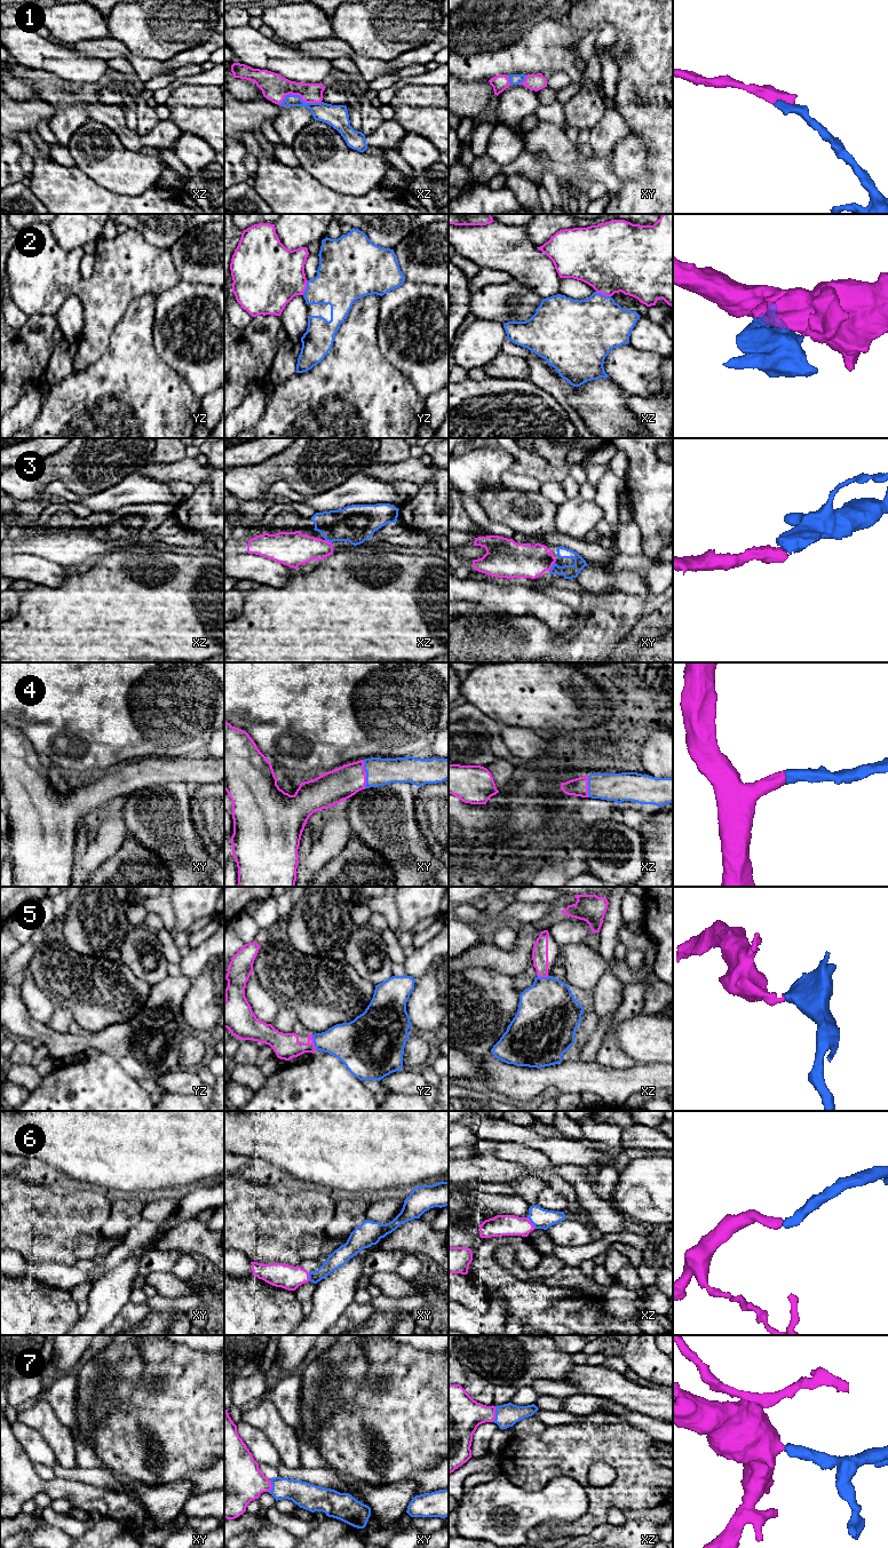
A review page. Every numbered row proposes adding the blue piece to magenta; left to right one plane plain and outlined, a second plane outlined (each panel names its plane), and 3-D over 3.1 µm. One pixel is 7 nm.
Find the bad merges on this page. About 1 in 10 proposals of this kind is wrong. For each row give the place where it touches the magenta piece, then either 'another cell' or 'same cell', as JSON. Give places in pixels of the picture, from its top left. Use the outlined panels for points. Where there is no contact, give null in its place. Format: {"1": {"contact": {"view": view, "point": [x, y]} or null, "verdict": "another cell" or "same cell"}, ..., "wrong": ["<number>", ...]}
{"1": {"contact": {"view": "xz", "point": [298, 94]}, "verdict": "same cell"}, "2": {"contact": {"view": "yz", "point": [306, 287]}, "verdict": "same cell"}, "3": {"contact": {"view": "xy", "point": [552, 565]}, "verdict": "same cell"}, "4": {"contact": {"view": "xy", "point": [365, 774]}, "verdict": "same cell"}, "5": {"contact": {"view": "yz", "point": [312, 1042]}, "verdict": "same cell"}, "6": {"contact": {"view": "xz", "point": [531, 1223]}, "verdict": "same cell"}, "7": {"contact": {"view": "xz", "point": [494, 1414]}, "verdict": "same cell"}, "wrong": []}

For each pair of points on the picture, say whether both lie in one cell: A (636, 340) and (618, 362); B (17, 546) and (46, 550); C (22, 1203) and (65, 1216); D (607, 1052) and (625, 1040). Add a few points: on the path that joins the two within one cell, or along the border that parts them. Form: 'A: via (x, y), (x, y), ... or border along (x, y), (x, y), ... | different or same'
A: border along (628, 343), (641, 350), (658, 352) | different
B: via (24, 546), (39, 546) | same
C: via (33, 1195), (47, 1195), (57, 1205) | same
D: border along (625, 1019), (613, 1030), (612, 1038), (636, 1063) | different

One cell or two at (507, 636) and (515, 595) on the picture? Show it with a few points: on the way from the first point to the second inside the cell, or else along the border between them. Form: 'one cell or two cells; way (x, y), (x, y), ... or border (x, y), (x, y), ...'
two cells; border (484, 614), (507, 612), (531, 614), (538, 619)

